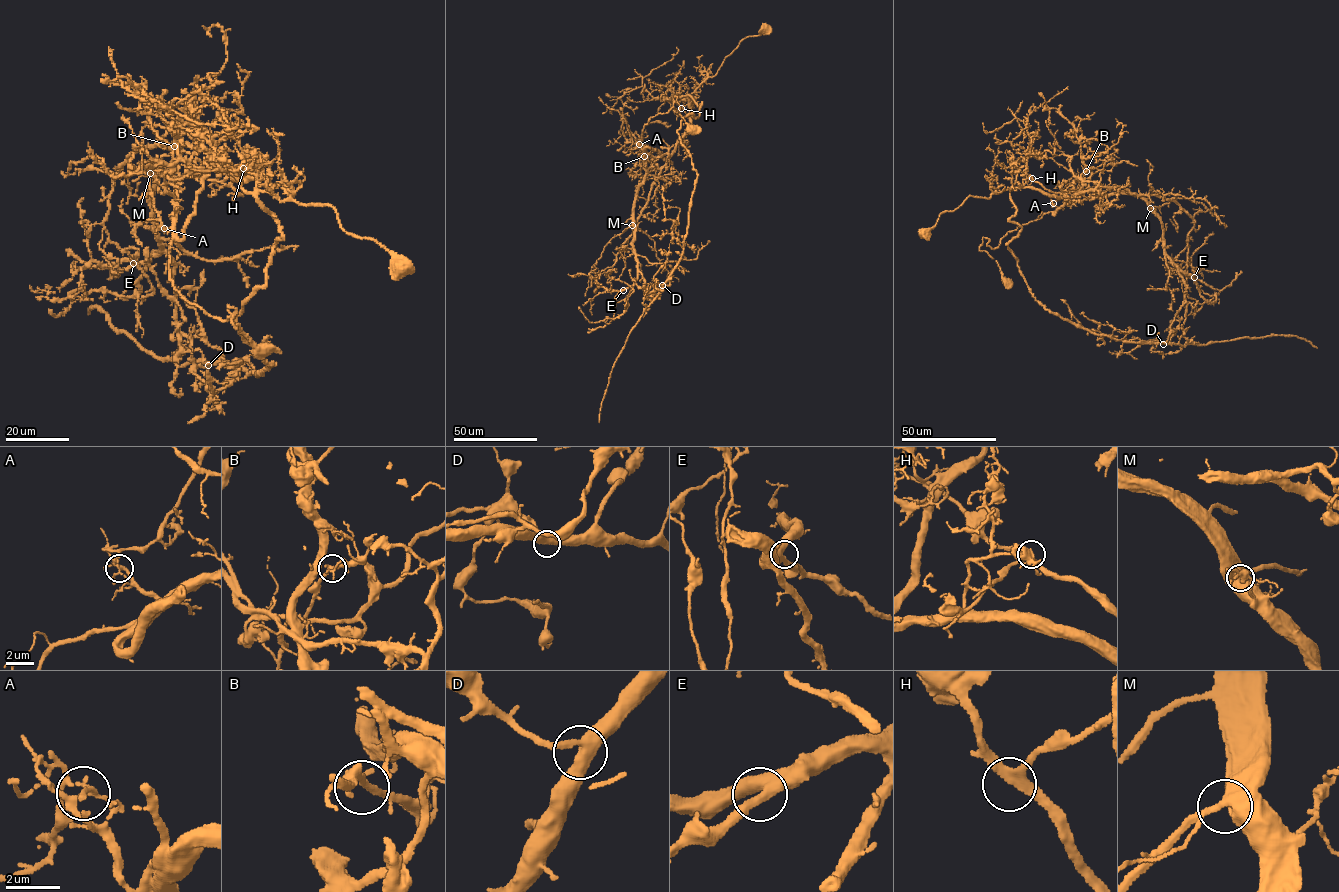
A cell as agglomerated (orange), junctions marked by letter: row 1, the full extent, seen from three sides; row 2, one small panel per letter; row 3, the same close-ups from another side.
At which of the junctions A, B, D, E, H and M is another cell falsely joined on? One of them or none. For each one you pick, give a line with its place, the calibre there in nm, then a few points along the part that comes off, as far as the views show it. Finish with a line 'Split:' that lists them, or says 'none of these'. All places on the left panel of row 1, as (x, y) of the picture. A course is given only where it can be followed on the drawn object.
A: (164, 228) | 180 nm | (164, 228), (172, 225), (175, 182), (154, 158), (156, 239), (204, 337), (228, 364), (243, 359), (232, 376)
Split: A

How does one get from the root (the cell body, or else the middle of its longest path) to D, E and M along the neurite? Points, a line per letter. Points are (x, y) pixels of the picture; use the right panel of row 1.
D: (925, 232), (967, 197), (1010, 187), (1009, 220), (1022, 229), (1007, 248), (1034, 298), (1094, 333), (1163, 344)
E: (925, 232), (967, 197), (1011, 187), (1138, 195), (1160, 218), (1165, 254), (1194, 277)
M: (925, 232), (967, 197), (988, 198), (1011, 187), (1061, 198), (1088, 187), (1091, 197), (1138, 195), (1150, 208)

